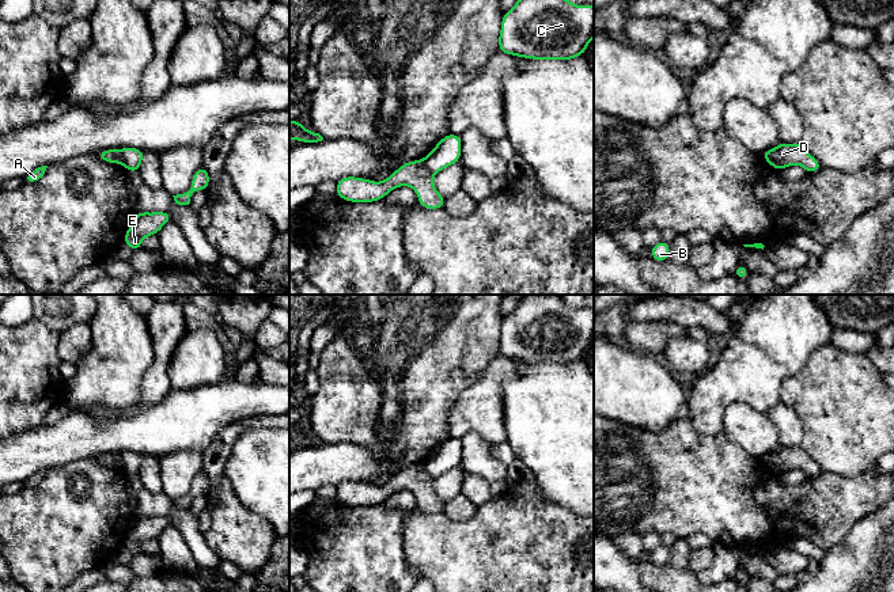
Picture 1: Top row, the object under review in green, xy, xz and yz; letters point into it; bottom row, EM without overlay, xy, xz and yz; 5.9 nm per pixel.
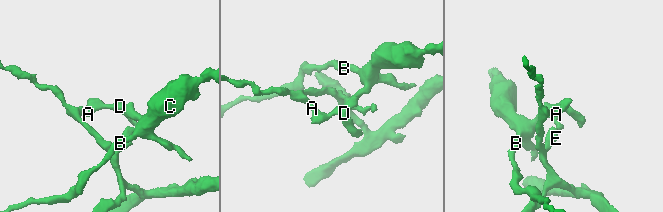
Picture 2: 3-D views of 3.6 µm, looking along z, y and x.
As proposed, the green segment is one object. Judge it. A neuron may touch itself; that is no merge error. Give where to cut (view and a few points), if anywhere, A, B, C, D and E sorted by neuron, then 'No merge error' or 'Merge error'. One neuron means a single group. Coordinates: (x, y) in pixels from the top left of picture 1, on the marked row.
Split along xz (421, 160), (432, 175). Groups: A D E / B C. Merge error

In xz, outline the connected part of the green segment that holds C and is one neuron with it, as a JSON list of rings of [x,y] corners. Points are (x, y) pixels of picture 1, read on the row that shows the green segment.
[[[518,0],[504,12],[499,52],[531,60],[573,60],[594,38],[594,5]]]

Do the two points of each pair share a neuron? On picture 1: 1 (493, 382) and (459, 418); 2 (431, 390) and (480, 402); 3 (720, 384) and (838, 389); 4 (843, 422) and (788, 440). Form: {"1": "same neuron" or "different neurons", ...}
{"1": "same neuron", "2": "different neurons", "3": "different neurons", "4": "different neurons"}

